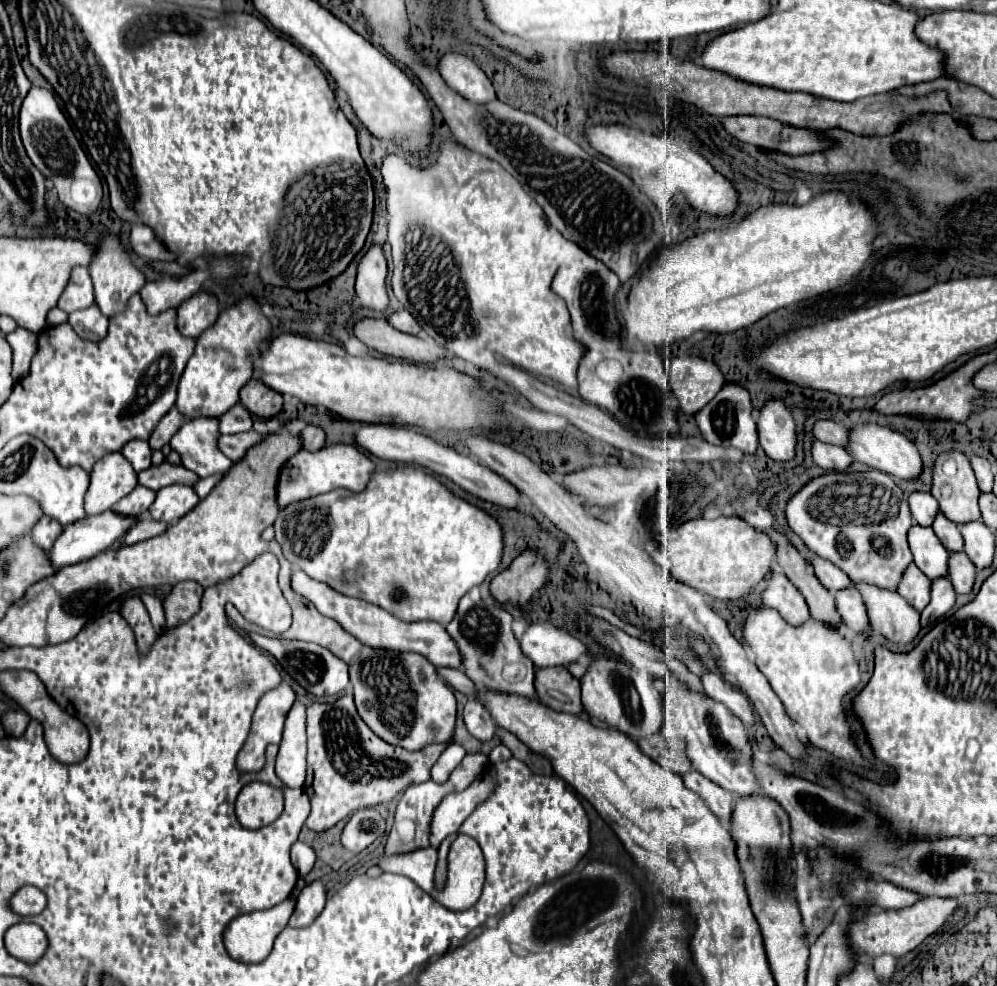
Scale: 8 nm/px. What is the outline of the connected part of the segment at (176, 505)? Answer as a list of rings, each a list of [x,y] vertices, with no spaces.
[[[168,485],[156,493],[154,503],[150,505],[150,517],[166,525],[176,523],[198,503],[198,495],[188,485]]]

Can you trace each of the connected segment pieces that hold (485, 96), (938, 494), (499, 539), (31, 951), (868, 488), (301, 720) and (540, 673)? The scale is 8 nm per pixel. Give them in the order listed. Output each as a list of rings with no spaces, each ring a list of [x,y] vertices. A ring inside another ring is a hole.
[[[446,53],[438,63],[438,71],[448,87],[472,103],[490,103],[496,99],[494,87],[484,71],[460,53]]]
[[[948,451],[936,457],[932,469],[932,497],[940,503],[940,511],[954,523],[968,523],[980,519],[978,511],[978,495],[980,489],[976,485],[974,471],[970,461],[960,451]],[[952,459],[956,463],[956,471],[948,475],[944,471],[944,463]]]
[[[422,467],[374,471],[370,483],[360,493],[336,489],[306,499],[304,503],[294,503],[278,513],[274,529],[284,557],[312,579],[324,581],[344,595],[380,605],[402,621],[428,619],[440,625],[450,623],[462,595],[472,587],[480,587],[484,579],[500,567],[504,551],[504,531],[500,523],[484,509],[454,495]],[[346,569],[356,569],[360,581],[354,585],[342,583],[340,577]]]
[[[16,923],[8,929],[4,943],[12,957],[26,963],[36,963],[46,953],[48,937],[36,923]]]
[[[834,471],[814,477],[786,503],[786,519],[790,529],[810,551],[832,561],[852,581],[868,581],[894,591],[904,569],[912,563],[906,541],[906,533],[912,527],[912,515],[904,491],[882,471]],[[870,505],[876,505],[878,509],[874,511]],[[890,505],[898,505],[898,511],[890,509]]]
[[[296,701],[286,717],[284,737],[276,757],[276,775],[288,787],[302,787],[306,779],[306,707]]]
[[[546,667],[536,671],[536,695],[542,703],[550,705],[554,711],[564,711],[572,715],[582,715],[584,707],[580,701],[580,681],[572,677],[564,667]],[[554,693],[564,693],[566,703],[556,703]]]

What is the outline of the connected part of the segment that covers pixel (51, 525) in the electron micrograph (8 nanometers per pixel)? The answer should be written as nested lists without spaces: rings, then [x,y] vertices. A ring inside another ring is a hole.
[[[40,517],[40,521],[34,525],[30,537],[32,537],[36,547],[40,547],[42,551],[48,553],[60,533],[62,533],[62,525],[60,523],[56,523],[54,519],[48,519],[48,517]]]

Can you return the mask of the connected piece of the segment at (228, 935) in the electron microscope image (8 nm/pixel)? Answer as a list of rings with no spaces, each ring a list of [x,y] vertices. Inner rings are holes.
[[[289,897],[272,909],[252,911],[252,913],[244,913],[244,915],[238,915],[236,919],[232,919],[224,931],[224,945],[226,945],[226,951],[230,953],[230,957],[236,961],[242,961],[242,963],[264,961],[272,951],[272,943],[274,943],[276,935],[288,925],[288,919],[294,911],[294,905],[296,905],[296,899]]]

